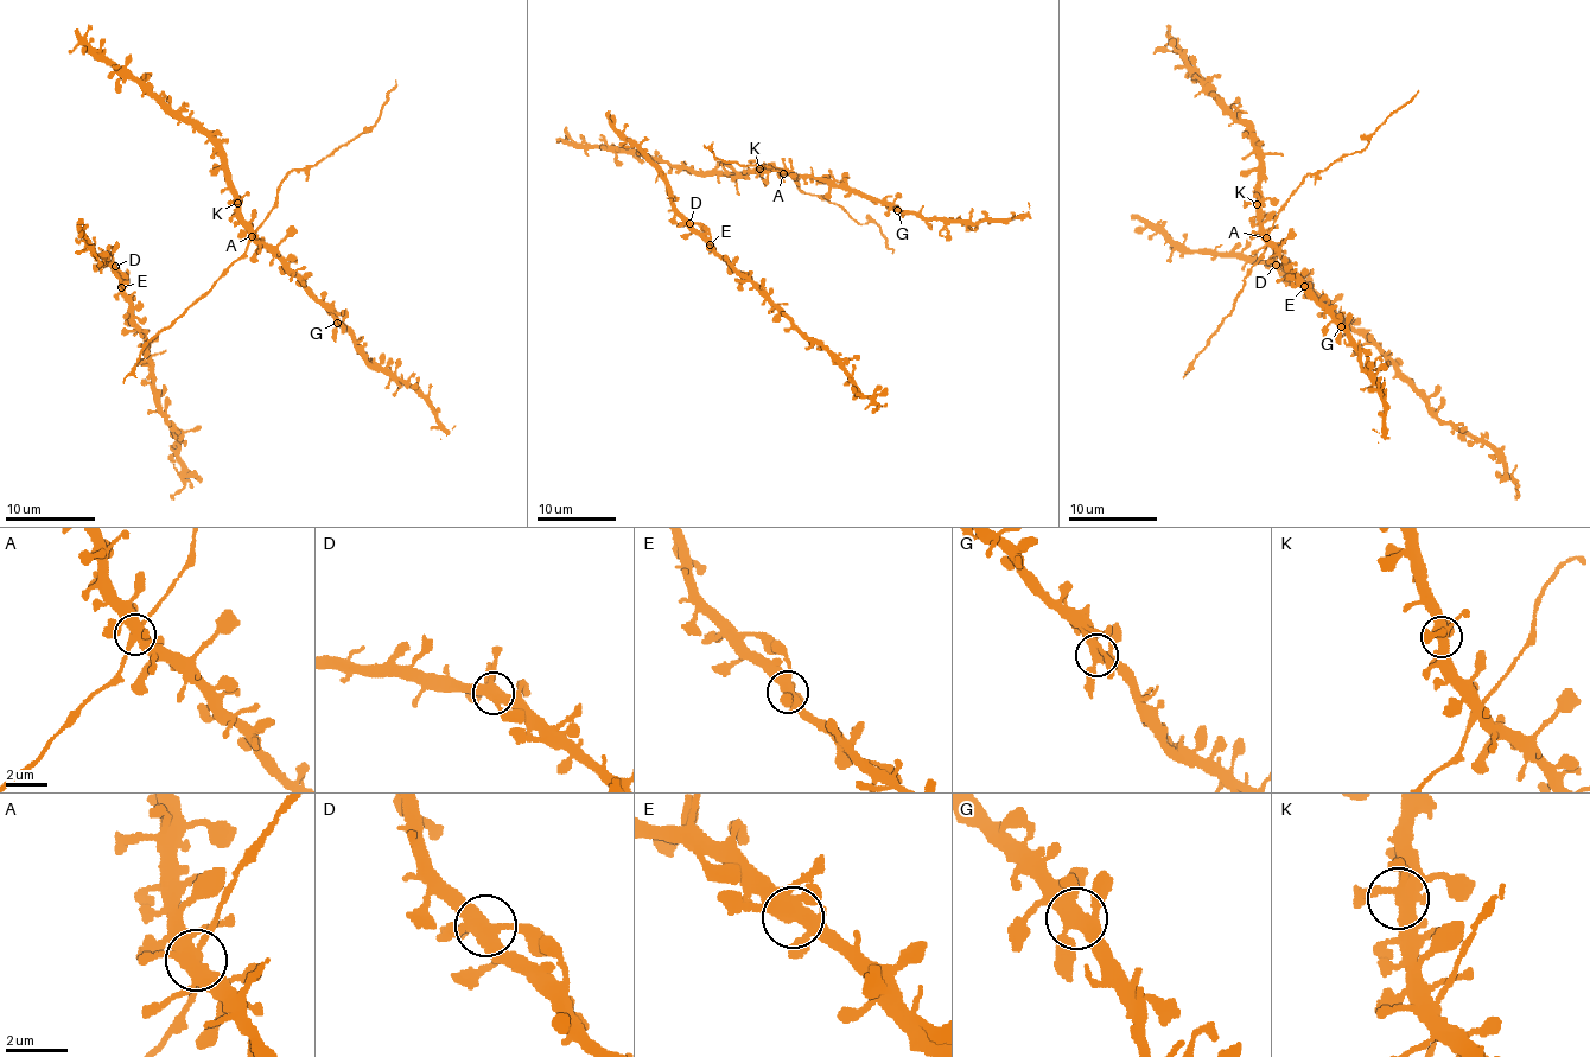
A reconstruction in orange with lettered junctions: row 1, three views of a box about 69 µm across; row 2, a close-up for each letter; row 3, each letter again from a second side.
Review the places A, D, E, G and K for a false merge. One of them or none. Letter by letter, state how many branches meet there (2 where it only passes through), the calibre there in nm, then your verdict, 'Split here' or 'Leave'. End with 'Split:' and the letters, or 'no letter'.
A: Branches: 7. Thickness 440 nm. Leave
D: Branches: 5. Thickness 400 nm. Leave
E: Branches: 5. Thickness 440 nm. Leave
G: Branches: 5. Thickness 400 nm. Leave
K: Branches: 7. Thickness 420 nm. Leave
Split: no letter

